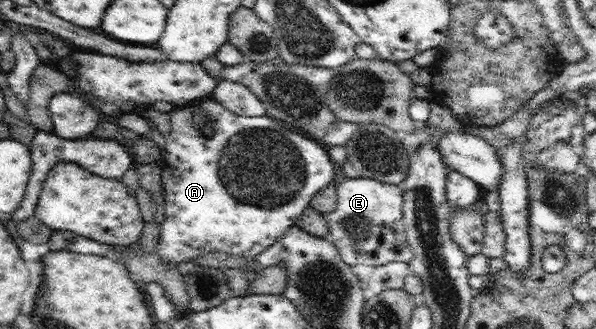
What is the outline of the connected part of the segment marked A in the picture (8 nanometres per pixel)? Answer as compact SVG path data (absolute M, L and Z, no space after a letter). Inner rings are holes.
M207 97L190 107L174 106L170 120L172 126L164 135L161 160L165 219L161 223L161 241L156 252L165 264L197 261L203 254L213 251L254 259L281 238L289 227L298 224L299 217L318 191L340 178L338 165L329 156L328 148L267 114L259 117L237 115L214 98ZM203 119L210 119L212 135L206 136L199 129Z

